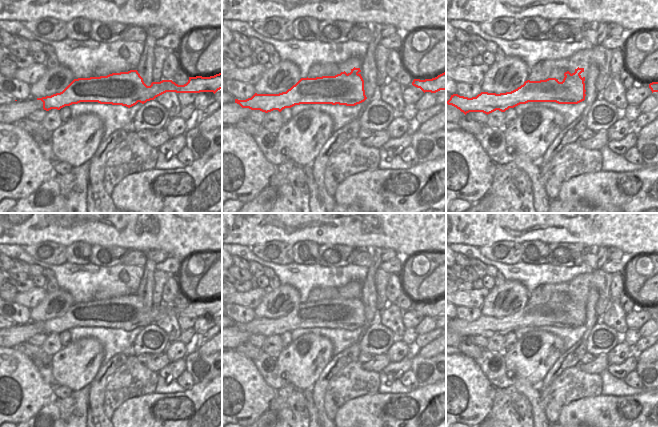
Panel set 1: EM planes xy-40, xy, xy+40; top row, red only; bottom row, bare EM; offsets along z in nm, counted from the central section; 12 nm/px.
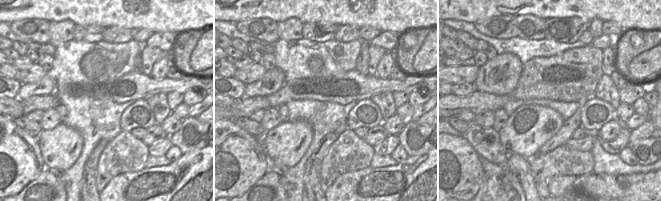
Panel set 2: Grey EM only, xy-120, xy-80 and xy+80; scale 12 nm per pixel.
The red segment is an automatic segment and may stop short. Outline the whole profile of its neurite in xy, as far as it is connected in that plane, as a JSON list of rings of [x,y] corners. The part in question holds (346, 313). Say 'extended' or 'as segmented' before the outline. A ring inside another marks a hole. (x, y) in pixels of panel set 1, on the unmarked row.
as segmented | [[[354,291],[348,298],[344,295],[335,300],[301,302],[286,316],[282,316],[279,318],[255,317],[251,322],[248,322],[246,324],[235,323],[235,327],[239,328],[242,332],[260,334],[265,337],[271,336],[273,334],[278,334],[279,336],[281,336],[285,332],[291,332],[295,329],[300,328],[339,328],[346,330],[355,330],[367,323],[364,314],[364,304],[360,296],[360,292]]]

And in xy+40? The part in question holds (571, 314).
as segmented | [[[584,292],[575,293],[574,297],[569,295],[564,297],[564,303],[559,306],[556,302],[548,302],[546,304],[540,305],[530,305],[527,304],[523,309],[517,313],[506,316],[506,317],[488,317],[481,316],[476,321],[468,322],[460,320],[458,318],[451,319],[450,323],[447,325],[448,329],[452,329],[463,336],[465,339],[469,336],[483,336],[485,338],[490,338],[496,334],[505,336],[509,332],[514,332],[520,328],[526,328],[528,326],[556,326],[558,328],[578,328],[585,324],[585,301],[581,301],[581,297],[584,296]]]

